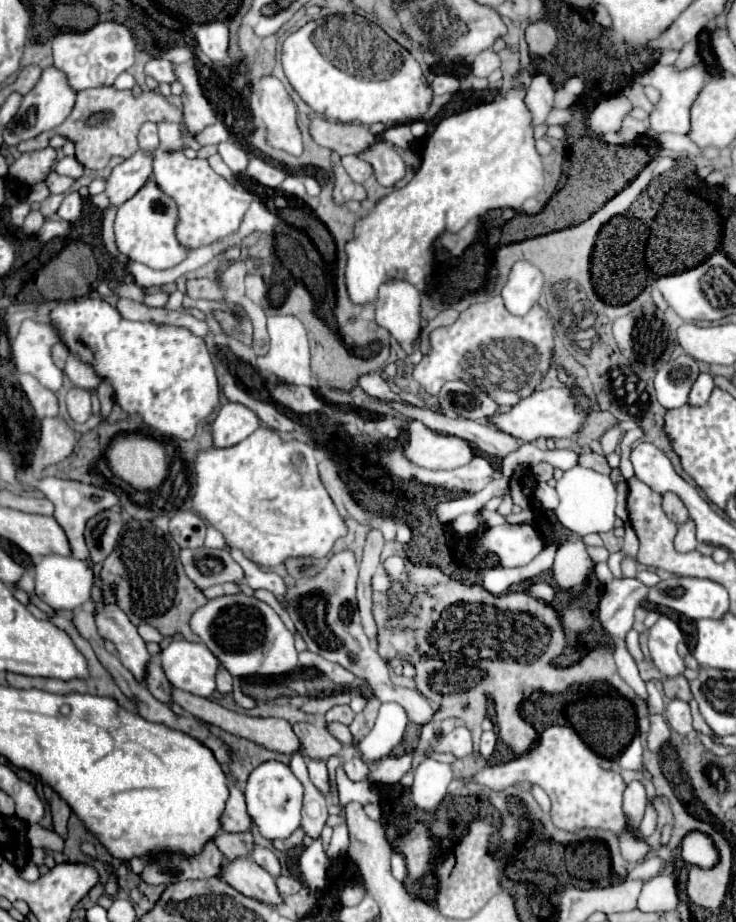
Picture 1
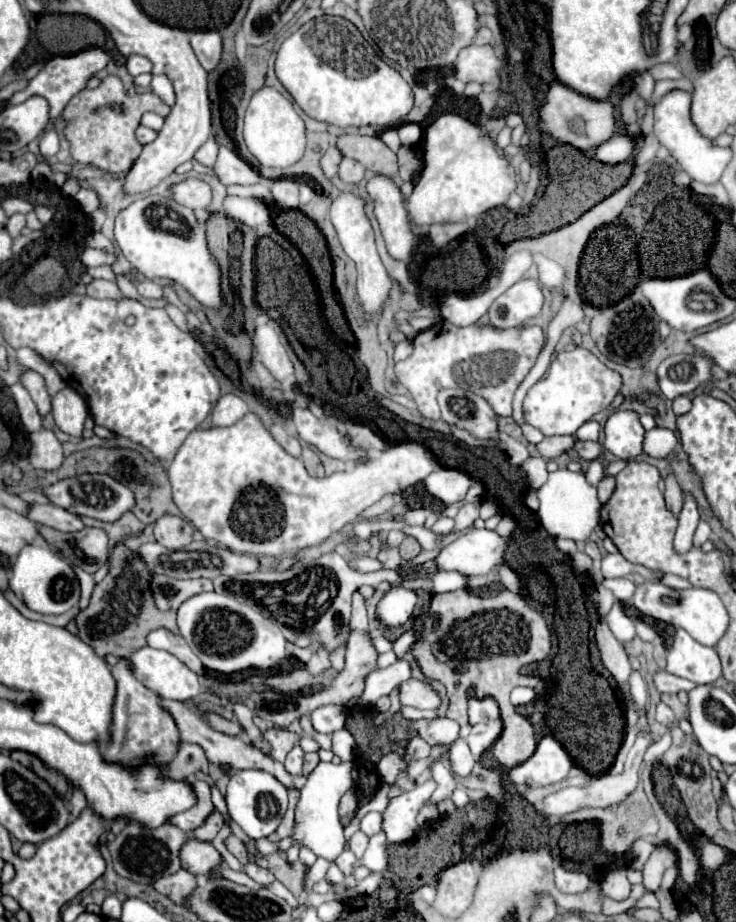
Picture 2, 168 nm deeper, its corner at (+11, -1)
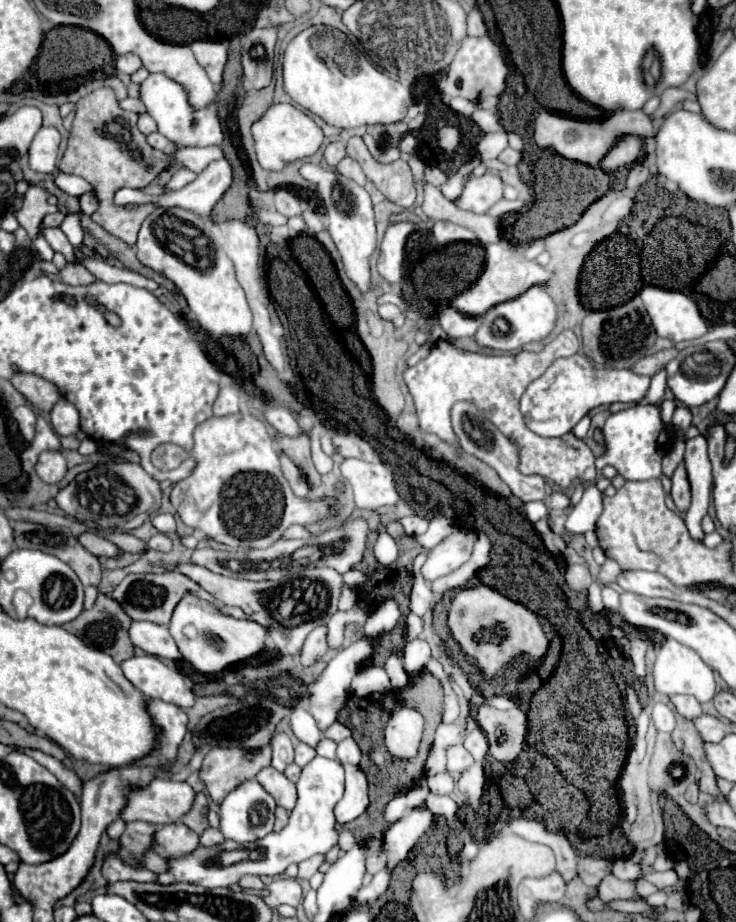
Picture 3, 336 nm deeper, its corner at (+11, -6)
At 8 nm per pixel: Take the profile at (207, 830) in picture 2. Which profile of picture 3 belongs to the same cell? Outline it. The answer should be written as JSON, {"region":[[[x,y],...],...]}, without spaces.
{"region":[[[198,792],[194,802],[192,802],[192,808],[190,812],[186,812],[180,820],[192,828],[196,834],[202,834],[206,828],[208,828],[208,822],[206,822],[206,808],[208,808],[208,798],[204,796],[204,792]]]}

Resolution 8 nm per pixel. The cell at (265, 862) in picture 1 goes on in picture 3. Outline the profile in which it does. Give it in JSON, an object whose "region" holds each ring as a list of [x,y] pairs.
{"region":[[[206,828],[202,834],[200,834],[200,844],[202,846],[212,846],[212,844],[220,844],[224,840],[222,832],[218,828]]]}

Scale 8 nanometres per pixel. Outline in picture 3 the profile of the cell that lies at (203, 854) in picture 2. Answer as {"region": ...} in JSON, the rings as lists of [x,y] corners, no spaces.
{"region":[[[180,822],[160,826],[154,832],[152,850],[162,858],[182,856],[184,852],[192,852],[192,848],[198,848],[198,834]]]}

